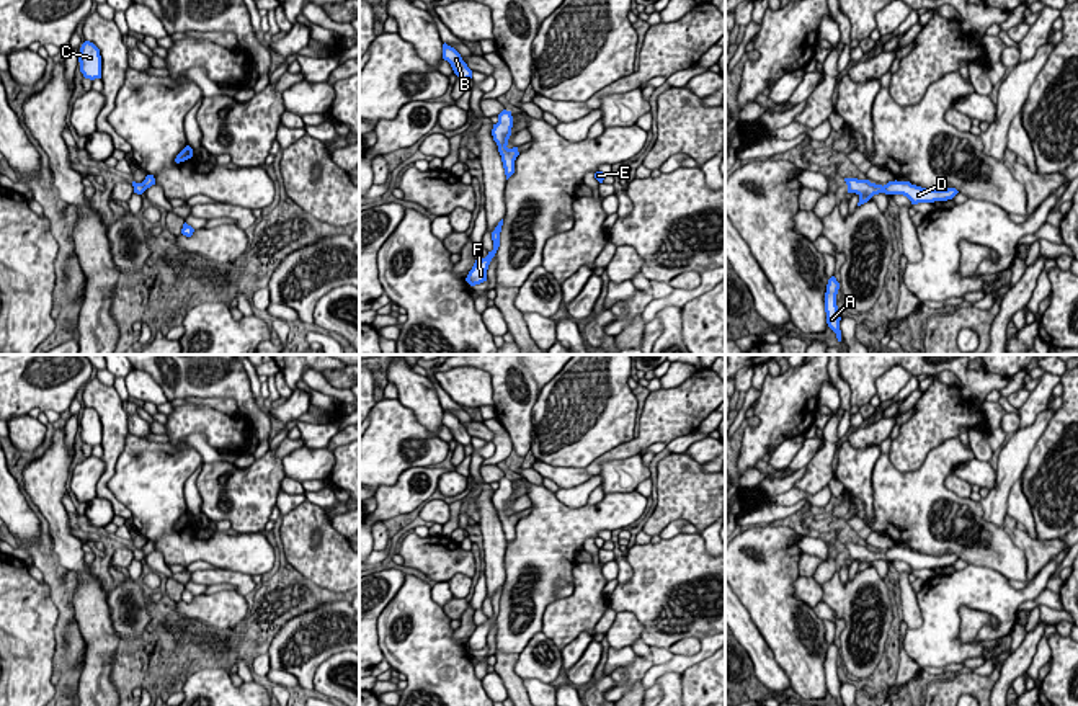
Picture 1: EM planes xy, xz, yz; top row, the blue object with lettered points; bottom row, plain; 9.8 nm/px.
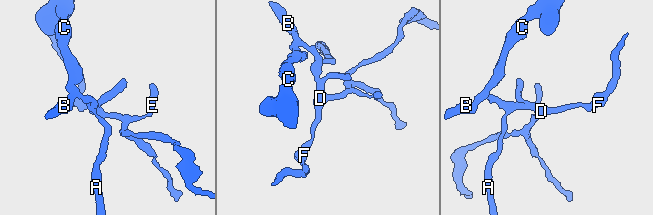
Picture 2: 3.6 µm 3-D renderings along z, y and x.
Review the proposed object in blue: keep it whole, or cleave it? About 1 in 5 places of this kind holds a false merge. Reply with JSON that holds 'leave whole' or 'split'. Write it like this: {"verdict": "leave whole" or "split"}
{"verdict": "leave whole"}

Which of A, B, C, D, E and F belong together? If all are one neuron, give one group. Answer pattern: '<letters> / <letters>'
A B C D E F

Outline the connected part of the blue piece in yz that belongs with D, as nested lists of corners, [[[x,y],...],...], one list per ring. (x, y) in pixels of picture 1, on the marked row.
[[[844,178],[848,185],[848,193],[856,193],[859,196],[858,206],[867,203],[874,194],[903,194],[911,204],[918,203],[934,203],[952,199],[959,191],[956,188],[947,190],[929,190],[911,185],[910,181],[889,181],[887,185],[875,185],[869,180]]]

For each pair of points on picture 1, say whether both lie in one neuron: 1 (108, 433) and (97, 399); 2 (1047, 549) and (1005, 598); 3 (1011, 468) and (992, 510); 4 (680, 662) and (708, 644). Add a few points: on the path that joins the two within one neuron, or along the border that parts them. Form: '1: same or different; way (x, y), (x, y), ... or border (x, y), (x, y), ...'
1: same; way (108, 425), (108, 411), (105, 407)
2: different; border (1060, 551), (1028, 582)
3: same; way (1005, 478), (997, 500)
4: same; way (688, 661), (703, 652)

